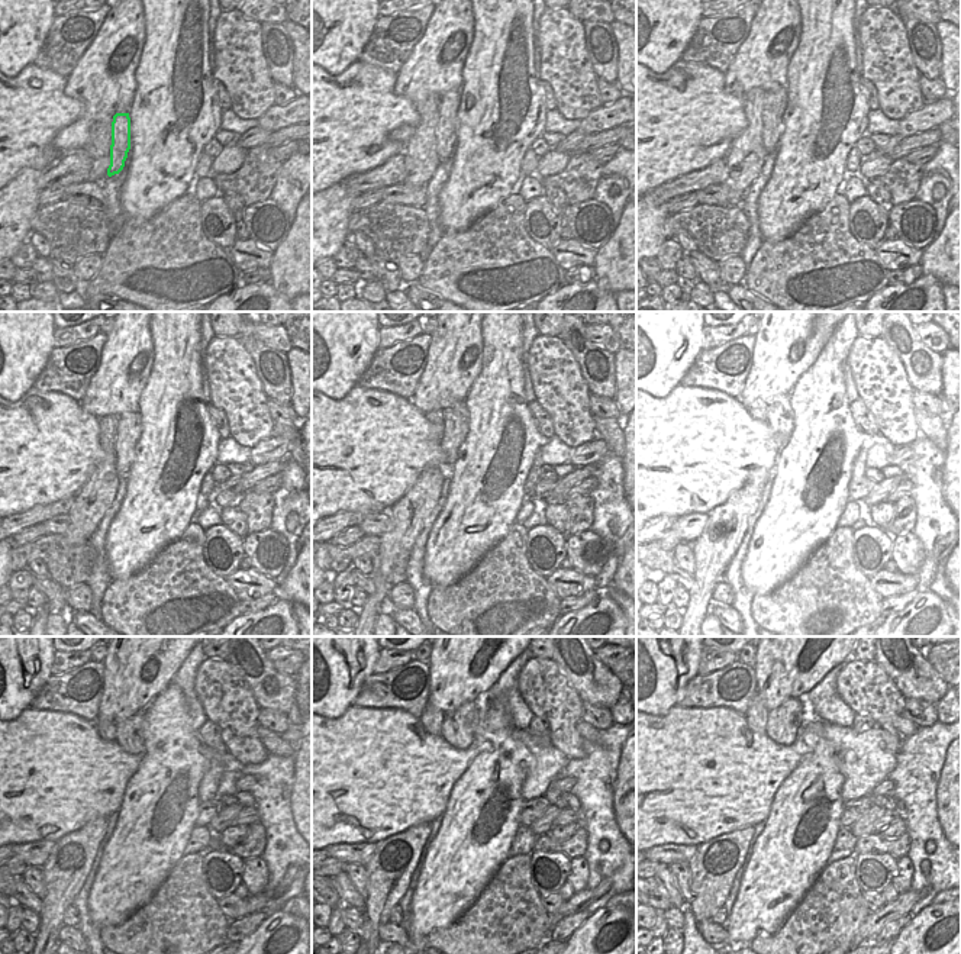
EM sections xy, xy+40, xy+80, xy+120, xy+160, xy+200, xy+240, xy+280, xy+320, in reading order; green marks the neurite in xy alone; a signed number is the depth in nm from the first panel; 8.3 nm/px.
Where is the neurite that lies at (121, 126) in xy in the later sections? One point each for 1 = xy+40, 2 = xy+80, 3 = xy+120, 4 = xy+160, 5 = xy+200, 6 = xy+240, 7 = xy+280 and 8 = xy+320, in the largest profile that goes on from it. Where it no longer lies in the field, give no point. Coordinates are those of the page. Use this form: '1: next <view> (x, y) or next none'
1: next xy+40 (447, 129)
2: next xy+80 (776, 102)
3: next xy+120 (128, 432)
4: next xy+160 (455, 419)
5: next xy+200 (780, 416)
6: next xy+240 (129, 737)
7: next xy+280 (458, 728)
8: next xy+320 (783, 722)

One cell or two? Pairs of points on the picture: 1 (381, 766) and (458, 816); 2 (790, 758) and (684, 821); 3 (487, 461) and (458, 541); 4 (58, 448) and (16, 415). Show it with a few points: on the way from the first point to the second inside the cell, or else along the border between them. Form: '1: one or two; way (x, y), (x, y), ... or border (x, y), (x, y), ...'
1: two; border (460, 777), (441, 815)
2: one; way (764, 764), (732, 773), (710, 795)
3: one; way (480, 482), (477, 513), (470, 521)
4: one; way (48, 445), (26, 425)

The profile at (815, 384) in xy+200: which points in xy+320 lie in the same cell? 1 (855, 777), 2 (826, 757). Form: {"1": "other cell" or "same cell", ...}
{"1": "other cell", "2": "same cell"}

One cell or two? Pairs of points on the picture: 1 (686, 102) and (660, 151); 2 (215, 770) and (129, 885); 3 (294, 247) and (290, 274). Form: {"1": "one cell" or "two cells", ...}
{"1": "one cell", "2": "two cells", "3": "one cell"}

